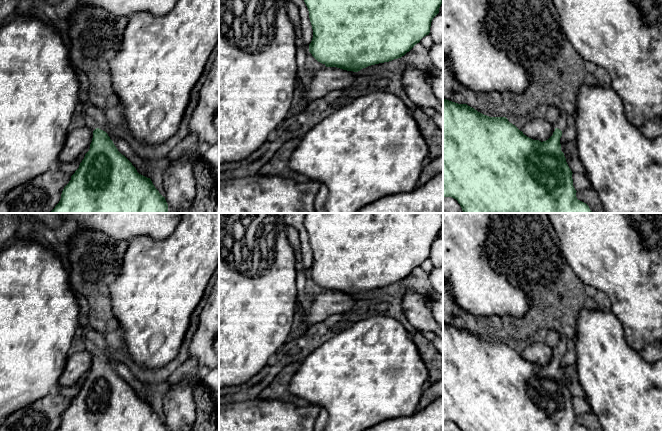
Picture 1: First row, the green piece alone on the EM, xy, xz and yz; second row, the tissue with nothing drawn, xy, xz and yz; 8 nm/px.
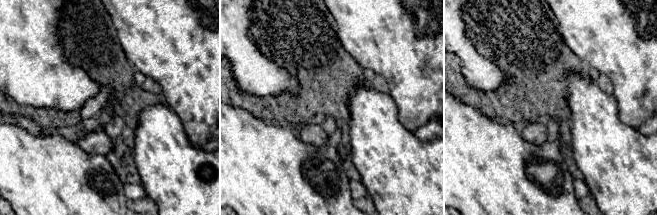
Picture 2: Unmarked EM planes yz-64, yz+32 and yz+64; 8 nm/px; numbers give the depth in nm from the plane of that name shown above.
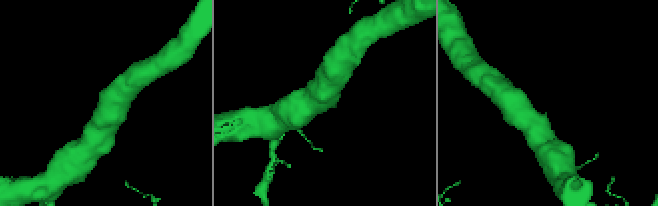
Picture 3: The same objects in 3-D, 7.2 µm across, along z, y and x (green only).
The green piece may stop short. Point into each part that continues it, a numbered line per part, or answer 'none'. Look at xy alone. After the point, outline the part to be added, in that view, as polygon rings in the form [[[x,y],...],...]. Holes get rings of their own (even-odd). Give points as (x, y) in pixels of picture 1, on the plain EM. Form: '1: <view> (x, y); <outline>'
1: xy (88, 345); [[[82,336],[82,338],[84,340],[84,348],[86,351],[91,353],[92,355],[94,355],[96,352],[103,354],[102,350],[99,347],[95,346],[90,340],[85,338],[84,336]]]

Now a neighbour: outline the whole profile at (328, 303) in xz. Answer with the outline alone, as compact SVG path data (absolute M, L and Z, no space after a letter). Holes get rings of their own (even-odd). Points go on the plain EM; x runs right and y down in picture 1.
M325 291L317 295L315 299L300 309L301 327L297 331L304 334L310 326L323 322L329 316L348 312L357 299L357 296L337 291Z

